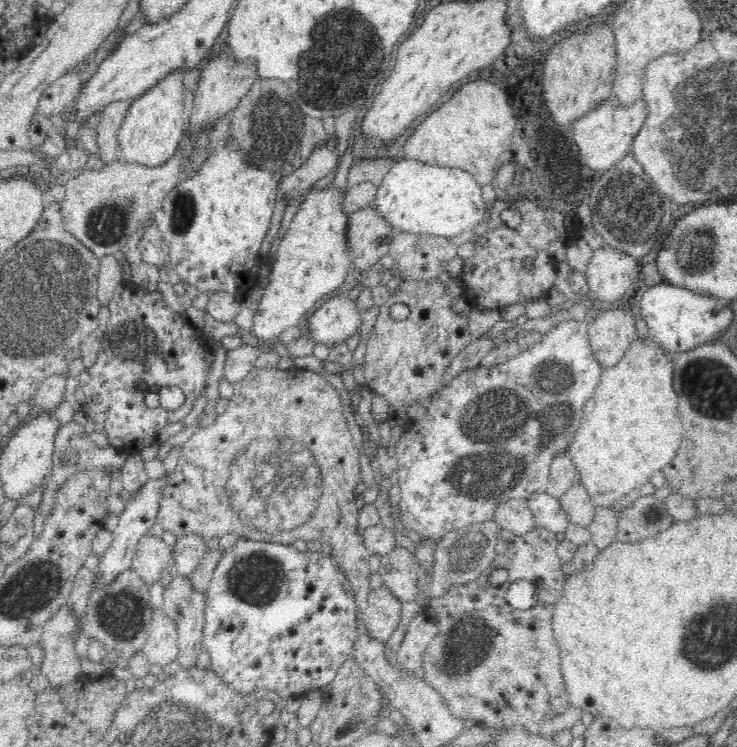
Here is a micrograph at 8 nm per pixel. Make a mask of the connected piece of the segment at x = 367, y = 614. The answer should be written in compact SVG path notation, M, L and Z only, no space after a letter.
M384 584L371 590L362 614L367 633L386 643L400 622L401 605Z

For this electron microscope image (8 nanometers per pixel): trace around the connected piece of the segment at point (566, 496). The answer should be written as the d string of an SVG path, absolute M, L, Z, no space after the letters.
M576 482L559 498L559 502L571 523L588 527L594 521L595 506L581 483Z

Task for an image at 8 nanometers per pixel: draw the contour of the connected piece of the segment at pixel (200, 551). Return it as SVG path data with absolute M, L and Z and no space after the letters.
M188 534L188 536L176 538L172 562L176 565L178 574L188 577L196 570L201 558L207 551L205 540L206 538L197 534Z

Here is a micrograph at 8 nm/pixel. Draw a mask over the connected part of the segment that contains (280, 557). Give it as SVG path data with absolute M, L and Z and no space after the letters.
M254 539L238 540L233 546L224 550L205 593L206 620L204 620L202 644L204 644L204 650L210 654L214 673L238 693L258 695L262 689L265 689L267 692L274 692L279 699L287 700L289 697L294 698L297 694L308 693L312 689L321 690L334 680L338 670L345 666L345 663L351 661L352 646L354 646L354 640L358 636L357 606L354 603L353 586L350 585L346 573L340 570L334 559L331 556L324 555L321 550L301 552L296 550L294 546L286 546L286 544L280 542Z

